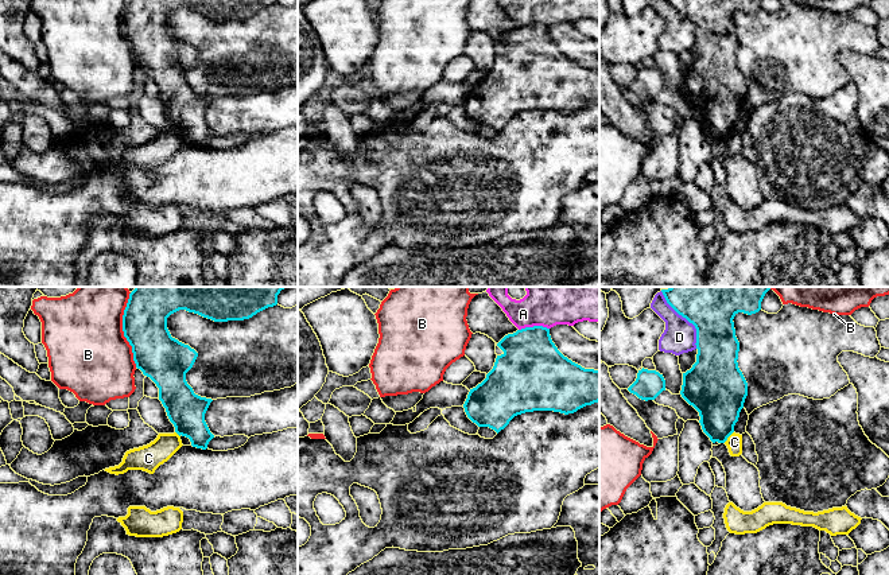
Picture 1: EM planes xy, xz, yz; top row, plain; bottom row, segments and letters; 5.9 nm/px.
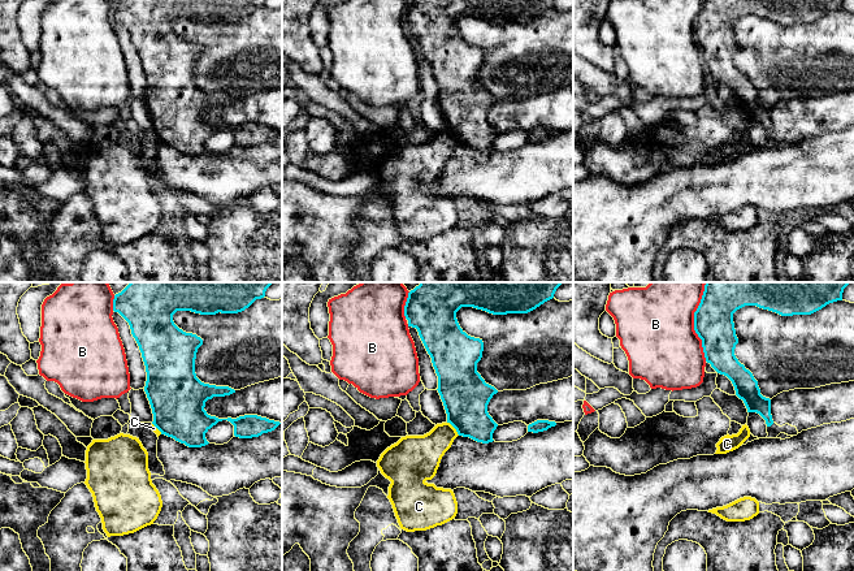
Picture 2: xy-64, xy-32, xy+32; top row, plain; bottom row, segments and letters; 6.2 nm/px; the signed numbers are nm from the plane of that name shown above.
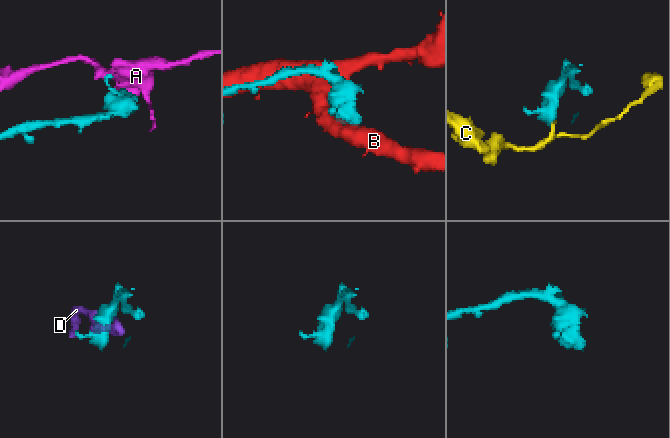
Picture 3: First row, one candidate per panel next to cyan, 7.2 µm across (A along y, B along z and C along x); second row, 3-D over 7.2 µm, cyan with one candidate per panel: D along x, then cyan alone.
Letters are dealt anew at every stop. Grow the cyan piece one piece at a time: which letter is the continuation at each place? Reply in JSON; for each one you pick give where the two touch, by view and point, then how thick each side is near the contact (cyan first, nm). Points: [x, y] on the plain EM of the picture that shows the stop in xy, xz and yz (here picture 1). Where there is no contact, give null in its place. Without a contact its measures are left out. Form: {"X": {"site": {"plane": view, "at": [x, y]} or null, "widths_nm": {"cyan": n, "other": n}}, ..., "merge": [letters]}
{"merge": []}

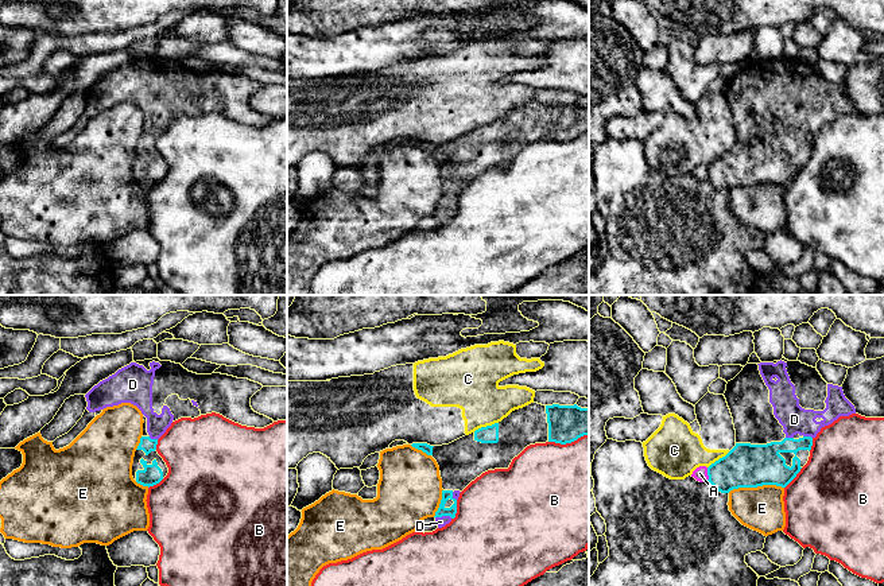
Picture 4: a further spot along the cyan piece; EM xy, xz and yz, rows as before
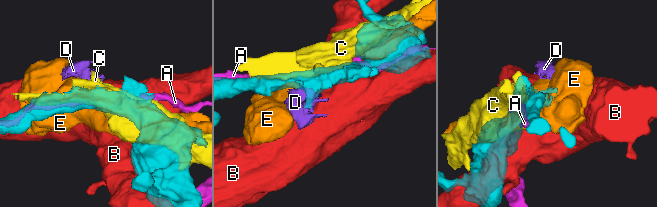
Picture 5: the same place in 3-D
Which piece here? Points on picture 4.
{"D": {"site": {"plane": "xz", "at": [444, 213]}, "widths_nm": {"cyan": 60, "other": 60}}, "merge": ["D"]}

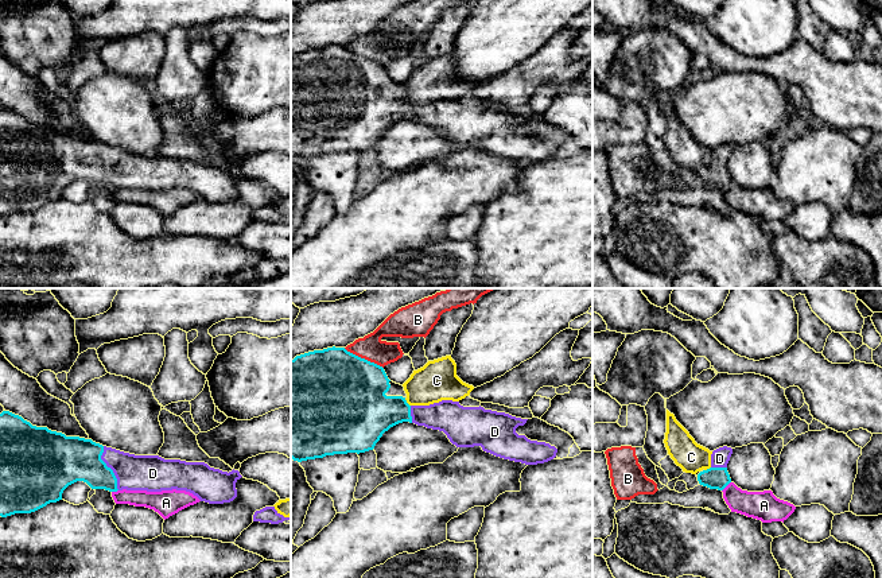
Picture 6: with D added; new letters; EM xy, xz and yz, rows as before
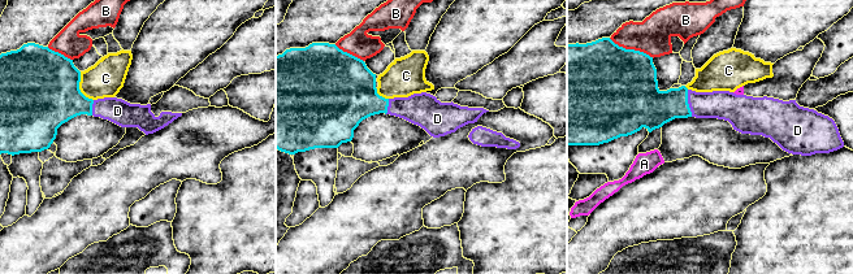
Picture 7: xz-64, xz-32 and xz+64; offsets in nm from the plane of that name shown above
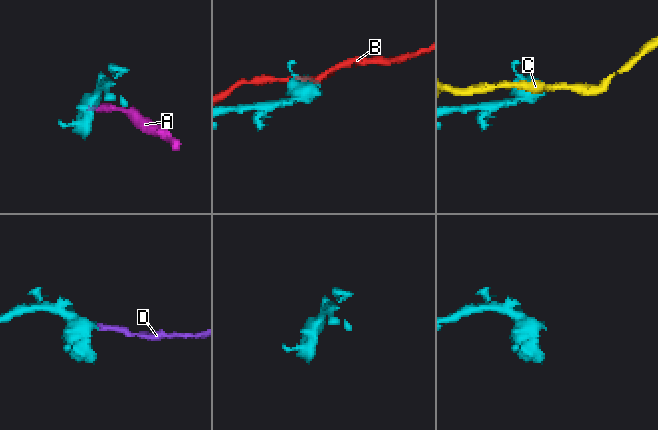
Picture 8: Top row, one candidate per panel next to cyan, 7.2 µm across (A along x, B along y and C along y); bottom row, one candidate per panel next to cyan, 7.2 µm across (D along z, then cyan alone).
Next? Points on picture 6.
{"D": {"site": {"plane": "xy", "at": [109, 166]}, "widths_nm": {"cyan": 280, "other": 220}}, "merge": ["D"]}

